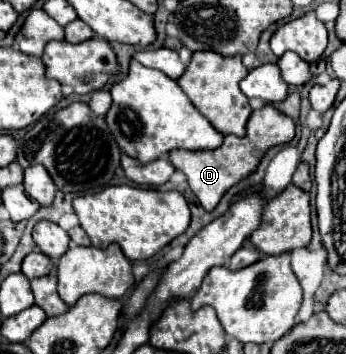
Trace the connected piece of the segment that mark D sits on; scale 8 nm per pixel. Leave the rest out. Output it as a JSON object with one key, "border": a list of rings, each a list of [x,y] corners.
{"border":[[[265,104],[261,110],[255,110],[251,116],[249,116],[249,122],[247,122],[247,134],[243,138],[239,136],[225,136],[223,138],[223,144],[215,150],[209,150],[209,152],[185,152],[185,150],[173,150],[169,154],[169,162],[181,170],[185,176],[187,176],[187,182],[189,182],[189,188],[195,192],[195,196],[199,198],[201,206],[205,210],[213,210],[217,206],[217,202],[221,200],[221,196],[233,186],[237,184],[243,176],[251,174],[261,156],[267,152],[269,146],[275,146],[275,144],[287,144],[291,138],[295,136],[295,124],[289,116],[277,112],[273,106]]]}

